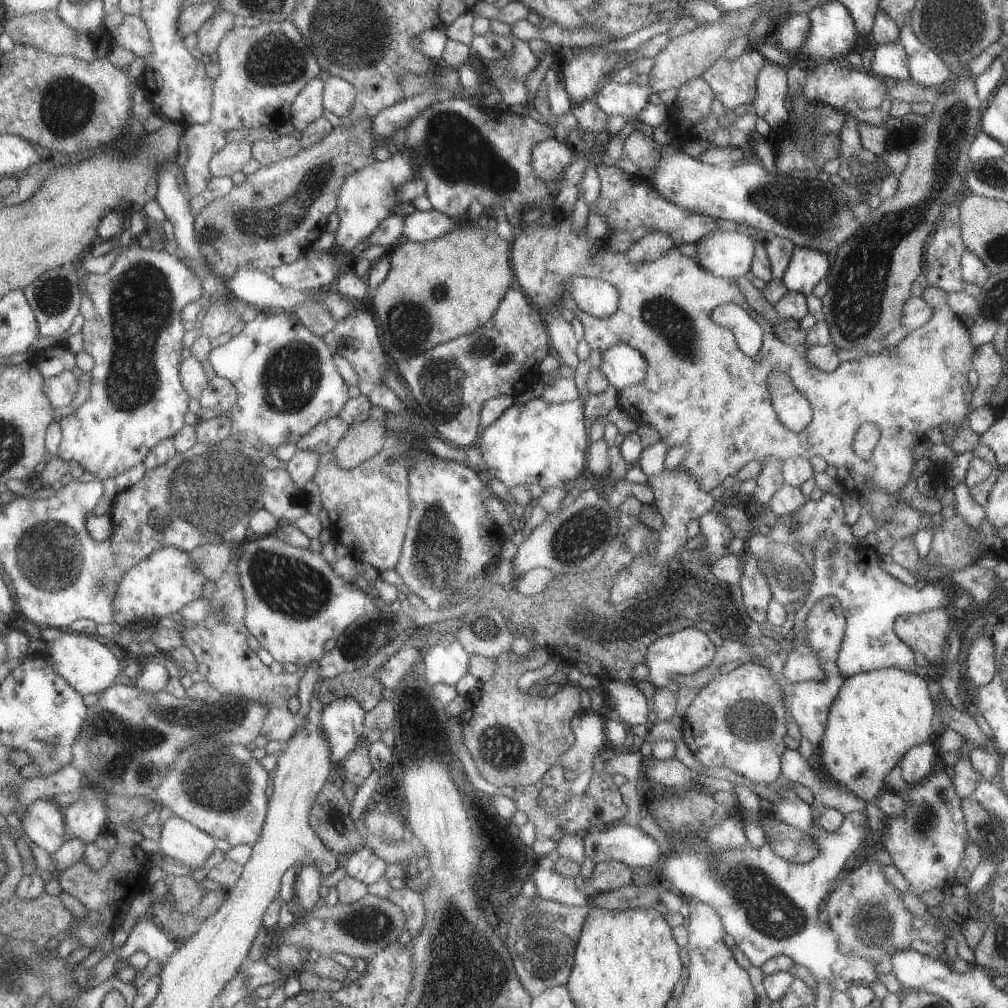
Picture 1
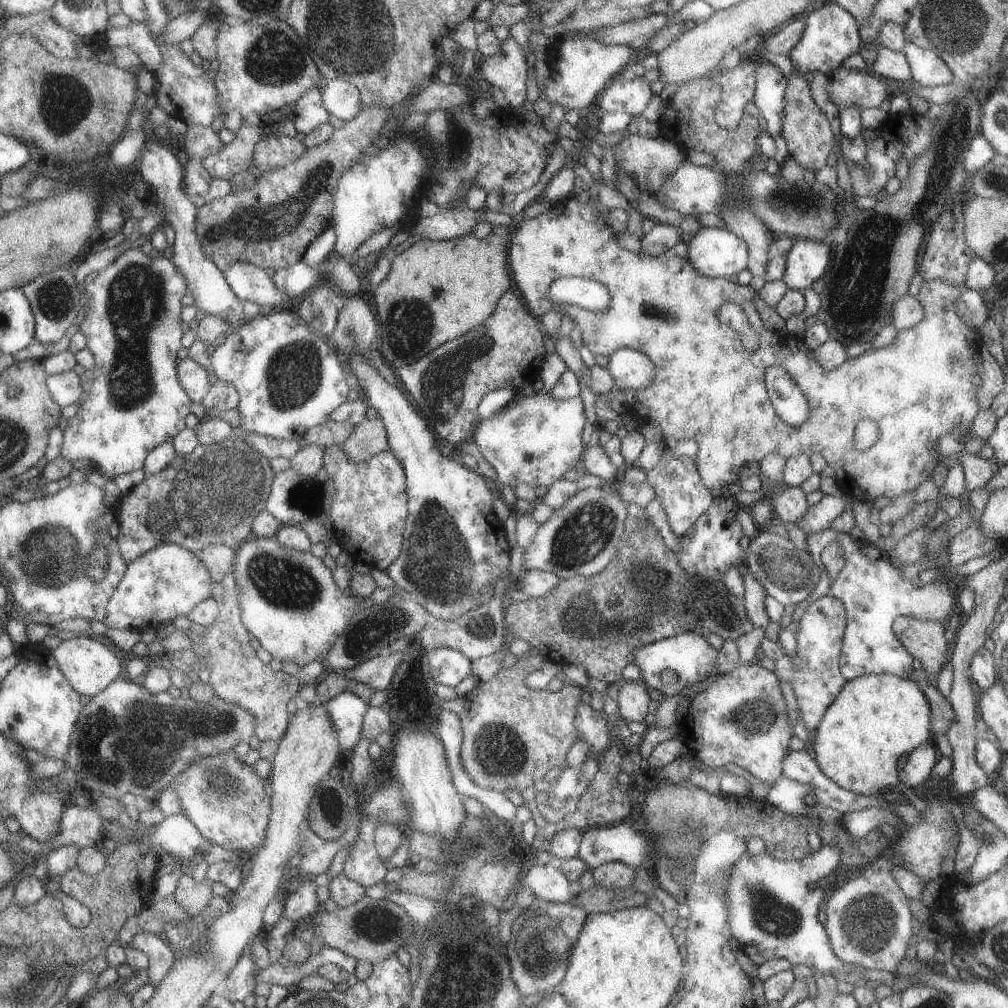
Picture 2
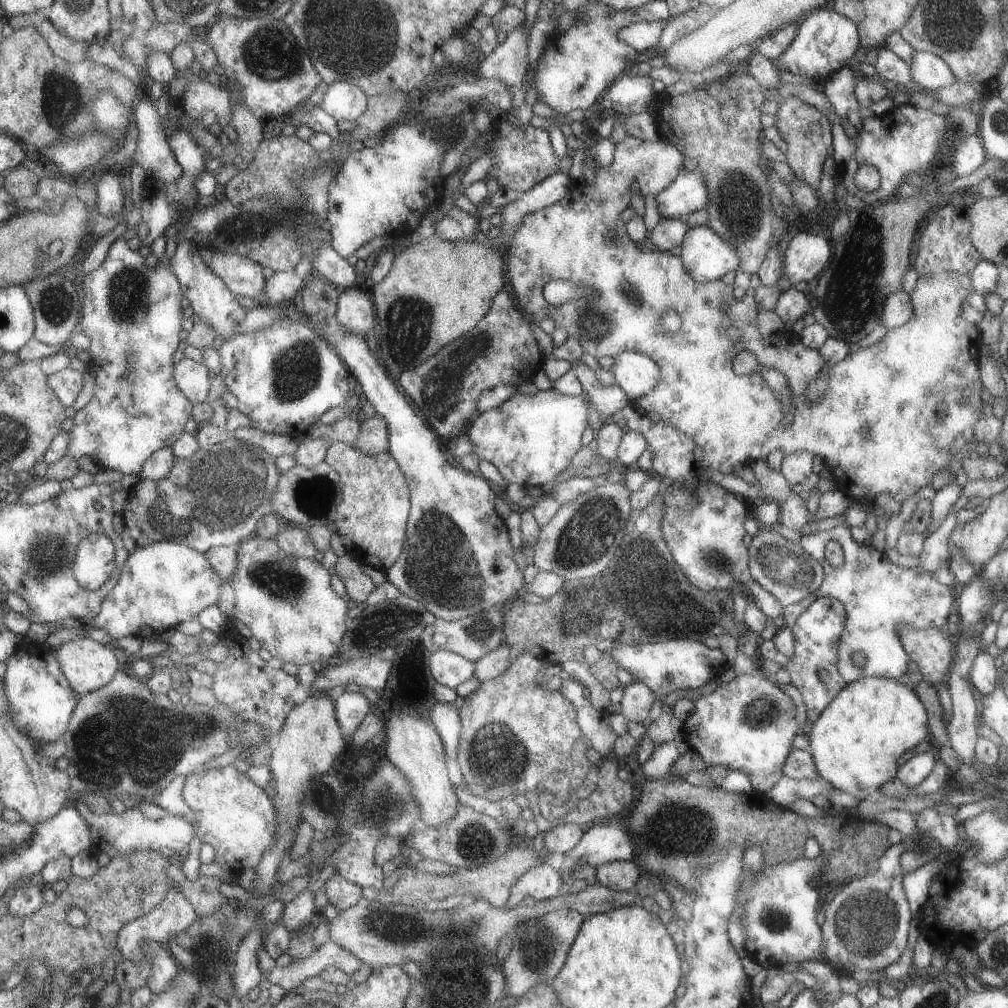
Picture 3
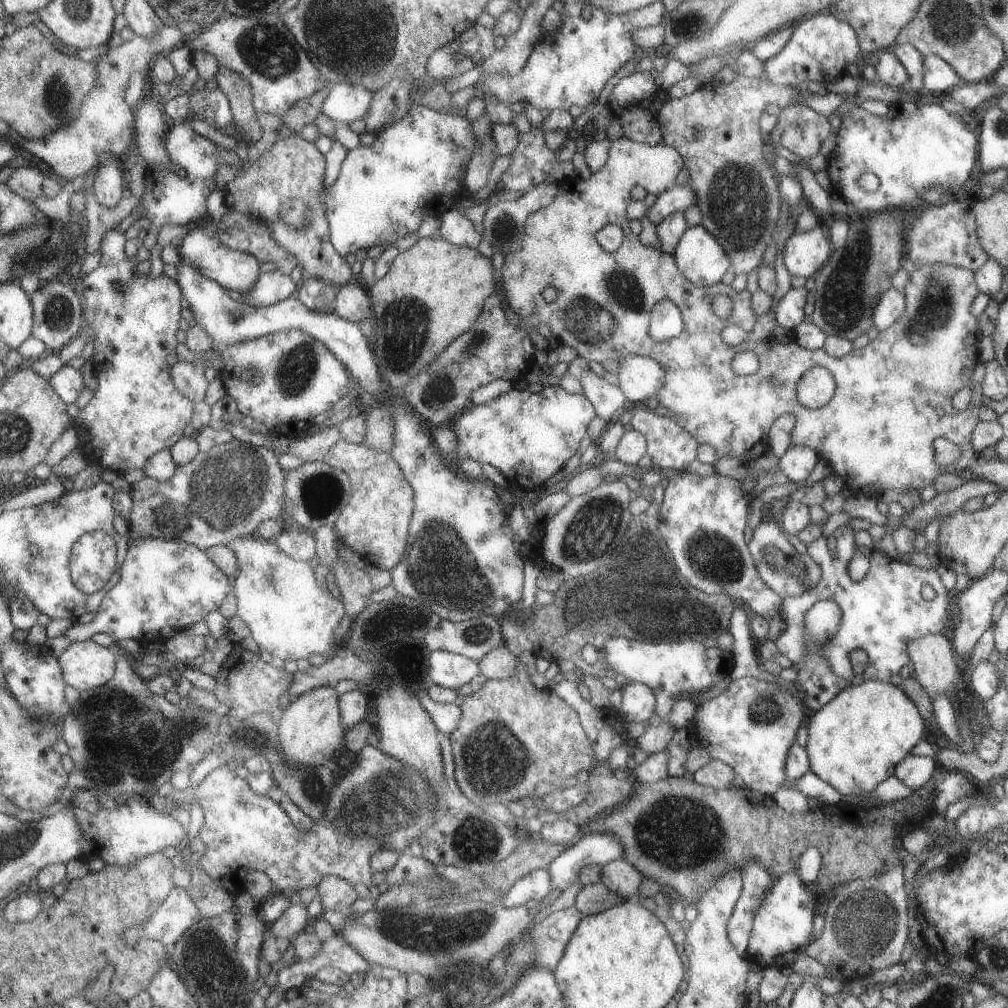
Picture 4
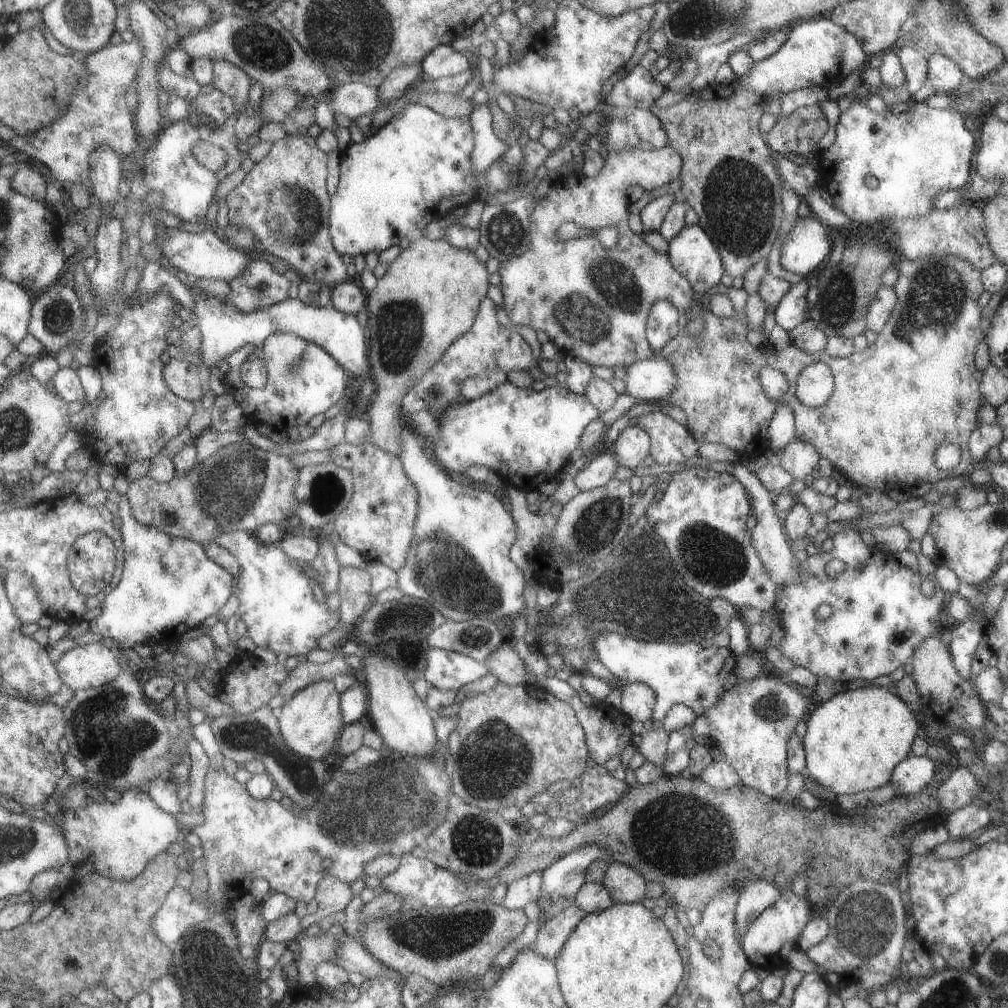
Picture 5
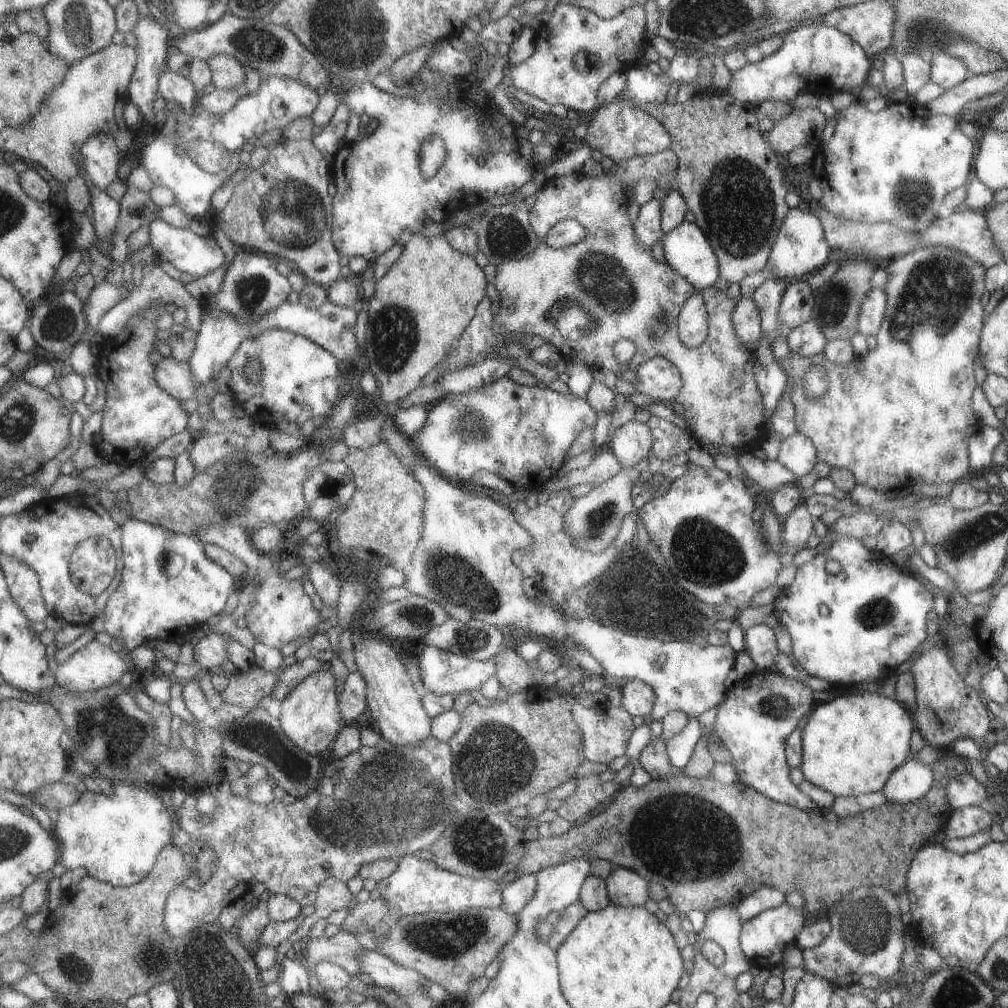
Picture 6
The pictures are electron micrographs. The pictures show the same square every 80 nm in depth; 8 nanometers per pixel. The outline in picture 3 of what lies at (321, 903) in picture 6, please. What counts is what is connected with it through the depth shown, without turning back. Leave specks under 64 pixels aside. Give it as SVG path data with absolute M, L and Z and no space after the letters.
M335 872L324 884L320 885L328 899L328 904L339 912L355 906L363 897L363 888L345 880L341 873Z

